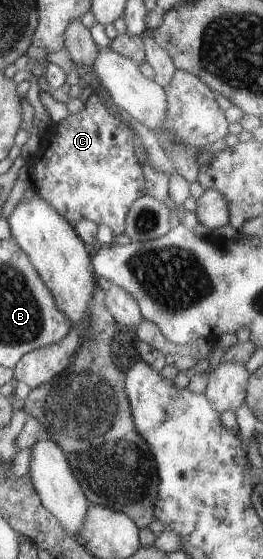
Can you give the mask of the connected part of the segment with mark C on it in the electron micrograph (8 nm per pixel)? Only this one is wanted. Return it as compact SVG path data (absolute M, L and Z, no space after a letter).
M89 91L84 105L85 109L81 113L69 114L57 125L51 123L47 127L40 141L41 150L37 155L31 155L26 164L33 169L33 188L41 199L55 207L55 211L58 211L71 227L75 227L81 219L89 219L98 226L107 225L114 236L125 234L125 219L130 207L147 191L147 181L143 177L142 165L134 149L134 130L117 119L95 93Z

